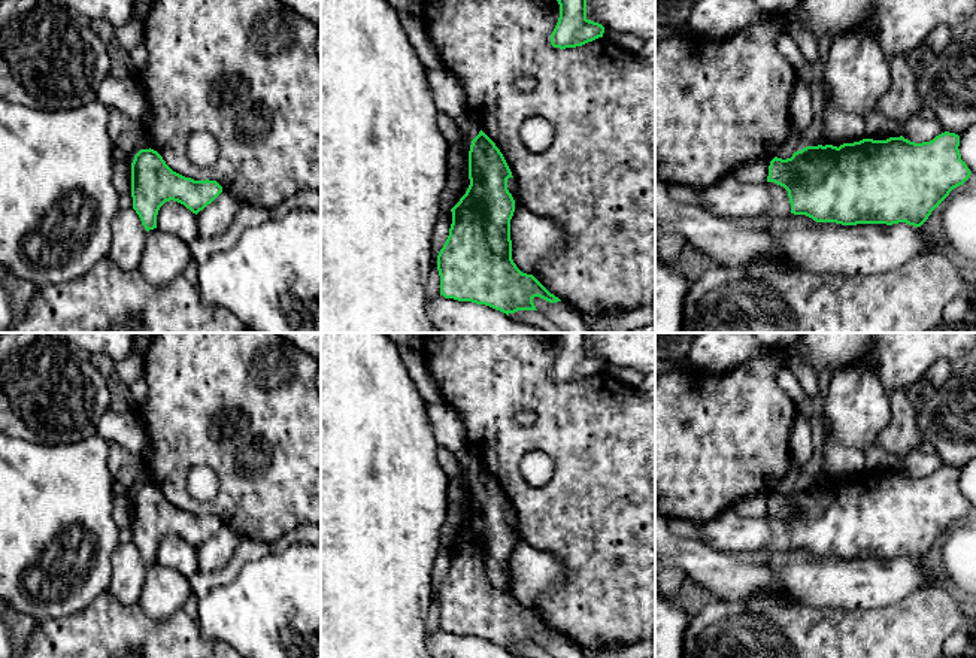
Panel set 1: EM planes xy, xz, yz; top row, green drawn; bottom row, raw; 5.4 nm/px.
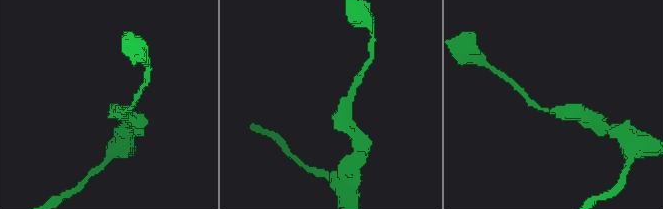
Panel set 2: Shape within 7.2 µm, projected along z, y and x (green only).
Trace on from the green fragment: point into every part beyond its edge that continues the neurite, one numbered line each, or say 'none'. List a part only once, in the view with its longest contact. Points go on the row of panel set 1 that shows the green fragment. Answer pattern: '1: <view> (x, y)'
none

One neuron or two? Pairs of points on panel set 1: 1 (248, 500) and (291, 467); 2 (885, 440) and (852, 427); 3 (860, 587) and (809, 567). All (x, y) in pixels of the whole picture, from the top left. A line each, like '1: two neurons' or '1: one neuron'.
1: one neuron
2: two neurons
3: one neuron

